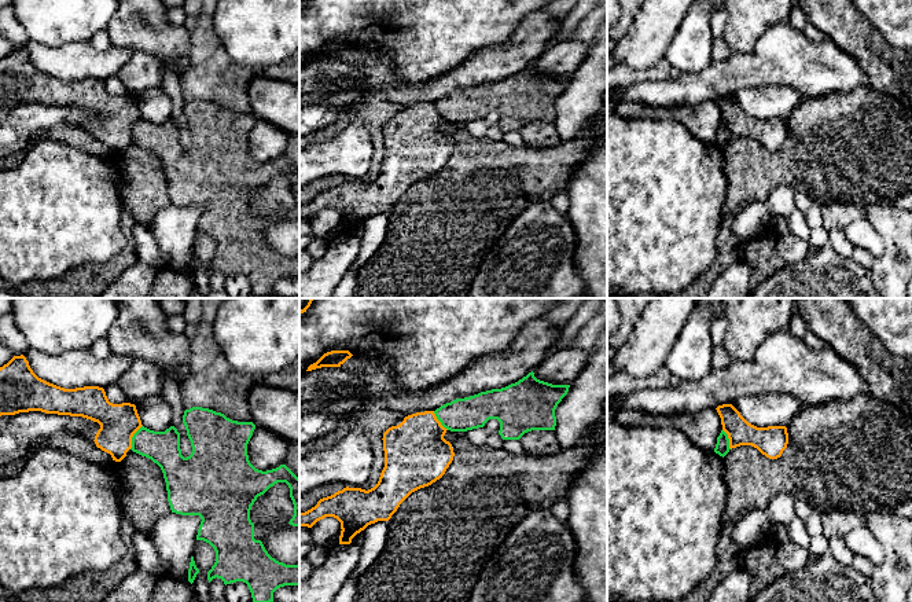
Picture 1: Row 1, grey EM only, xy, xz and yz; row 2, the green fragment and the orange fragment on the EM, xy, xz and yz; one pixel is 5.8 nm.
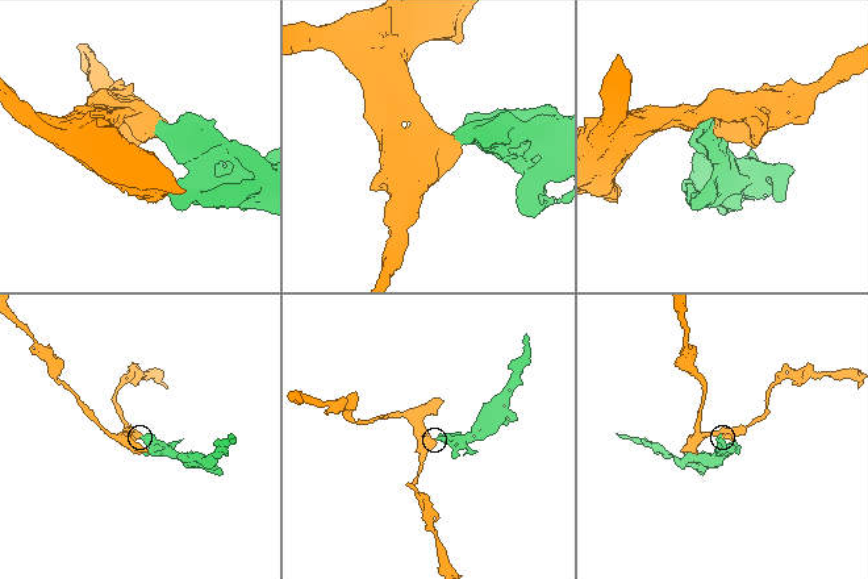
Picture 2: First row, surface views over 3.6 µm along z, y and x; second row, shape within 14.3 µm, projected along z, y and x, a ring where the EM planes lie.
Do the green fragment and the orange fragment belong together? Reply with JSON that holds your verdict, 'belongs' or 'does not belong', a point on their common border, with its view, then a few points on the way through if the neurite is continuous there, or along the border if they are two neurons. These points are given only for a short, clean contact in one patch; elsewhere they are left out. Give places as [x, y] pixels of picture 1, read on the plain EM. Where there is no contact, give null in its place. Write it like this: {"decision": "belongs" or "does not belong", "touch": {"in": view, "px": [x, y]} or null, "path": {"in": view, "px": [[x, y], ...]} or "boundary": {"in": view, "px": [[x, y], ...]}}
{"decision": "does not belong", "touch": {"in": "xy", "px": [132, 129]}, "boundary": {"in": "xy", "px": [[142, 117], [133, 127], [129, 140]]}}

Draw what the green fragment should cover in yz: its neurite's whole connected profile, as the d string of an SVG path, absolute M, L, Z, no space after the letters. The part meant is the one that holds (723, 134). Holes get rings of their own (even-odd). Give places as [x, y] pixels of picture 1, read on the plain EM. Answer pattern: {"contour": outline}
{"contour": "M721 122L720 128L717 129L714 144L724 150L729 144L729 142L731 140L728 126Z"}

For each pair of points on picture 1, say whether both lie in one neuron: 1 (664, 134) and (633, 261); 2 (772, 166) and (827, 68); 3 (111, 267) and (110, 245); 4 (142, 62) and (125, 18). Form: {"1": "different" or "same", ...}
{"1": "same", "2": "different", "3": "different", "4": "different"}

